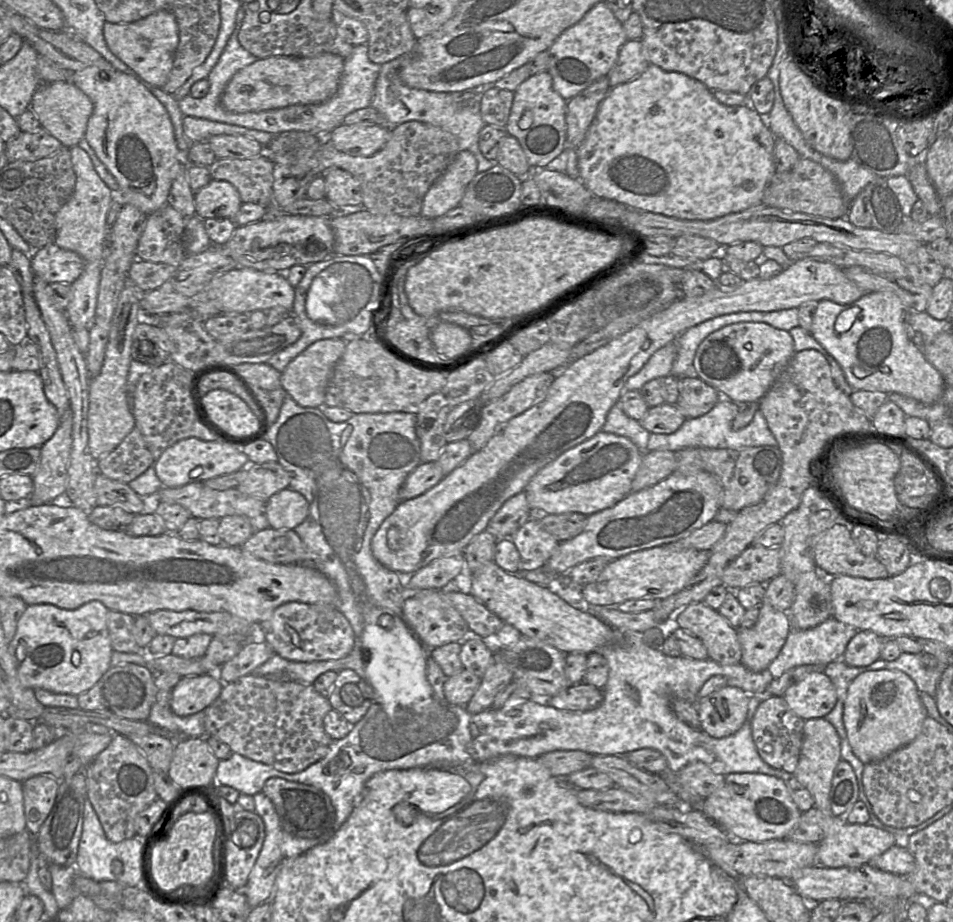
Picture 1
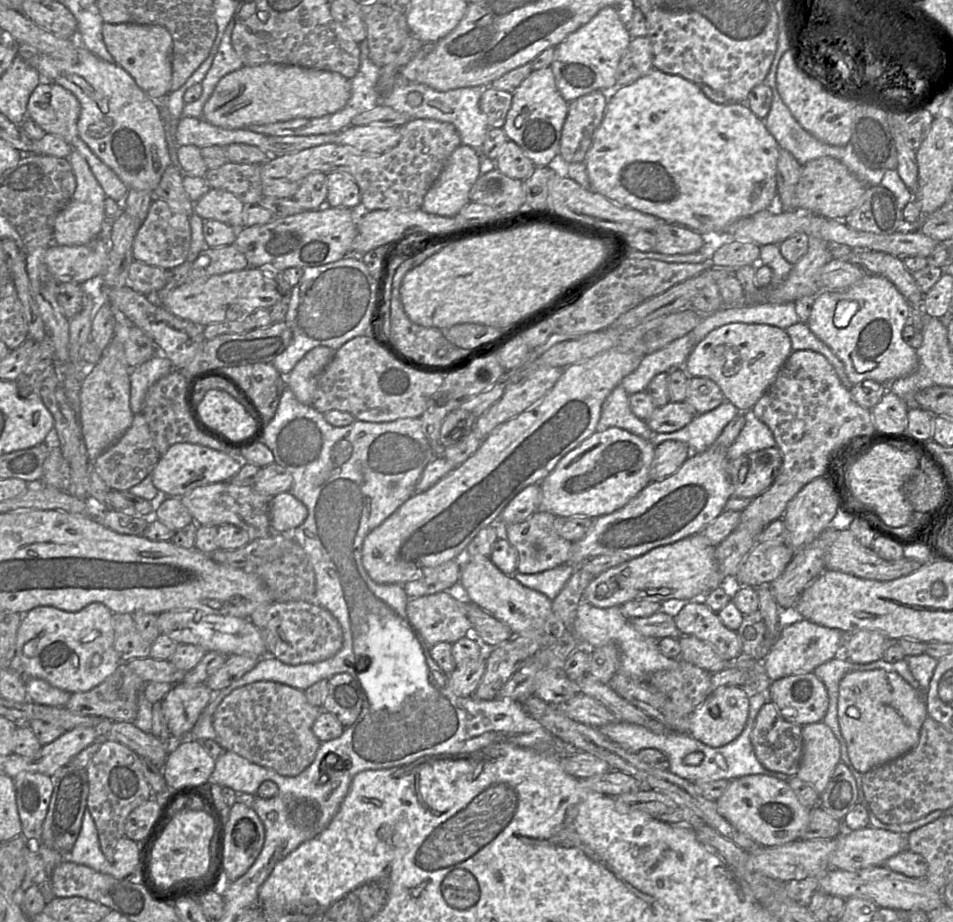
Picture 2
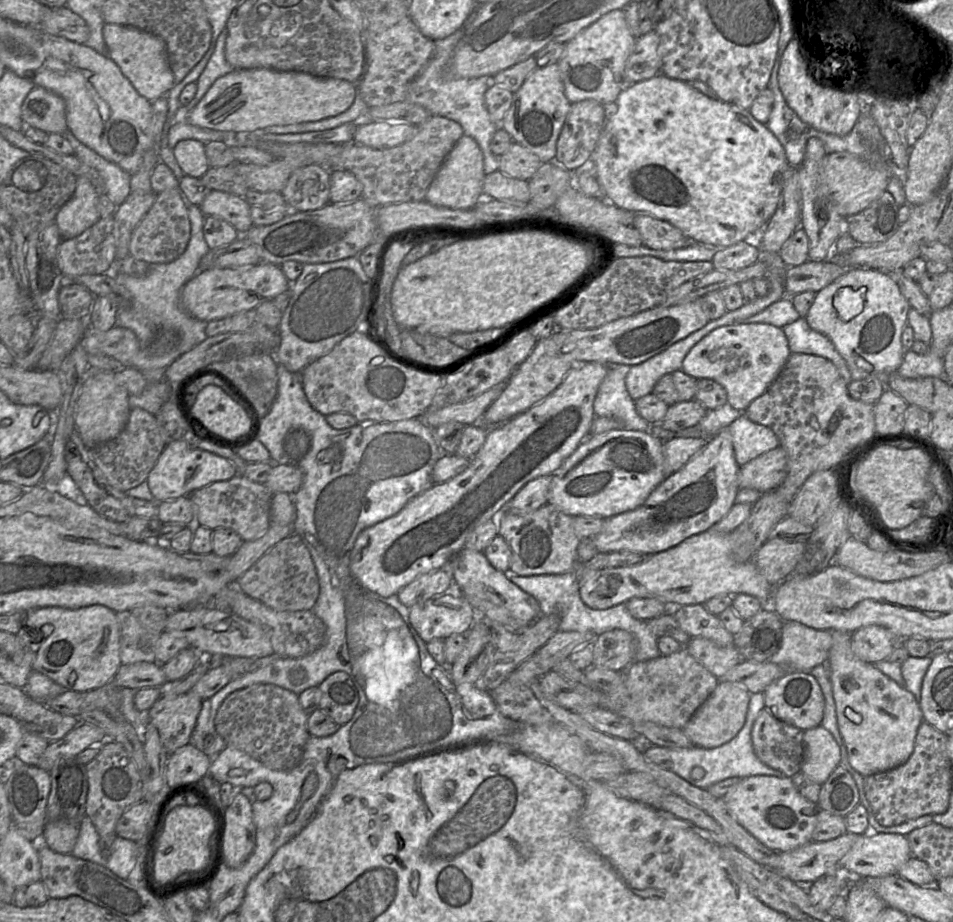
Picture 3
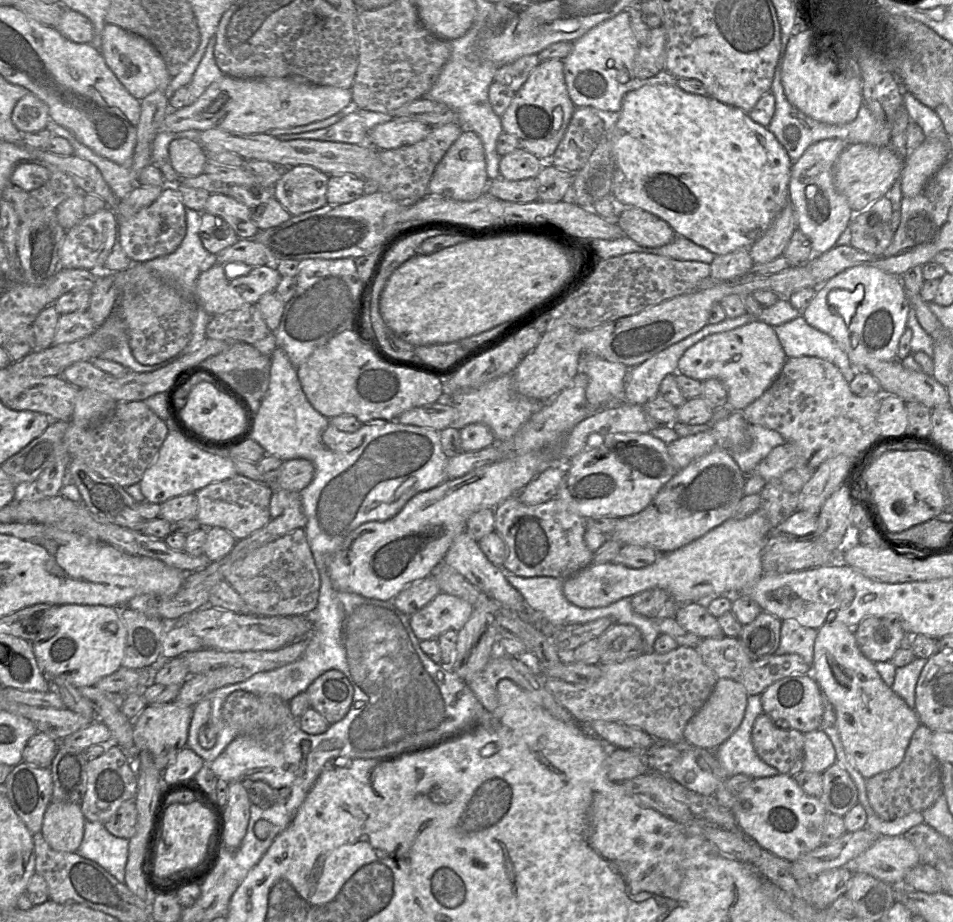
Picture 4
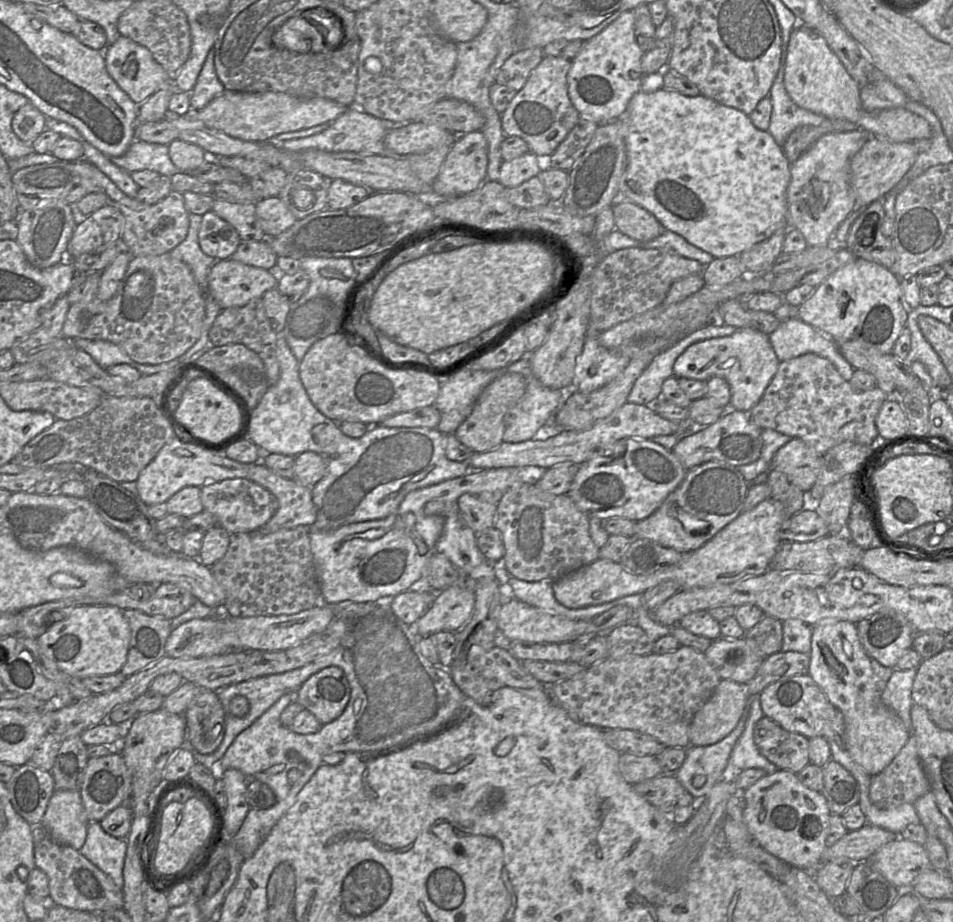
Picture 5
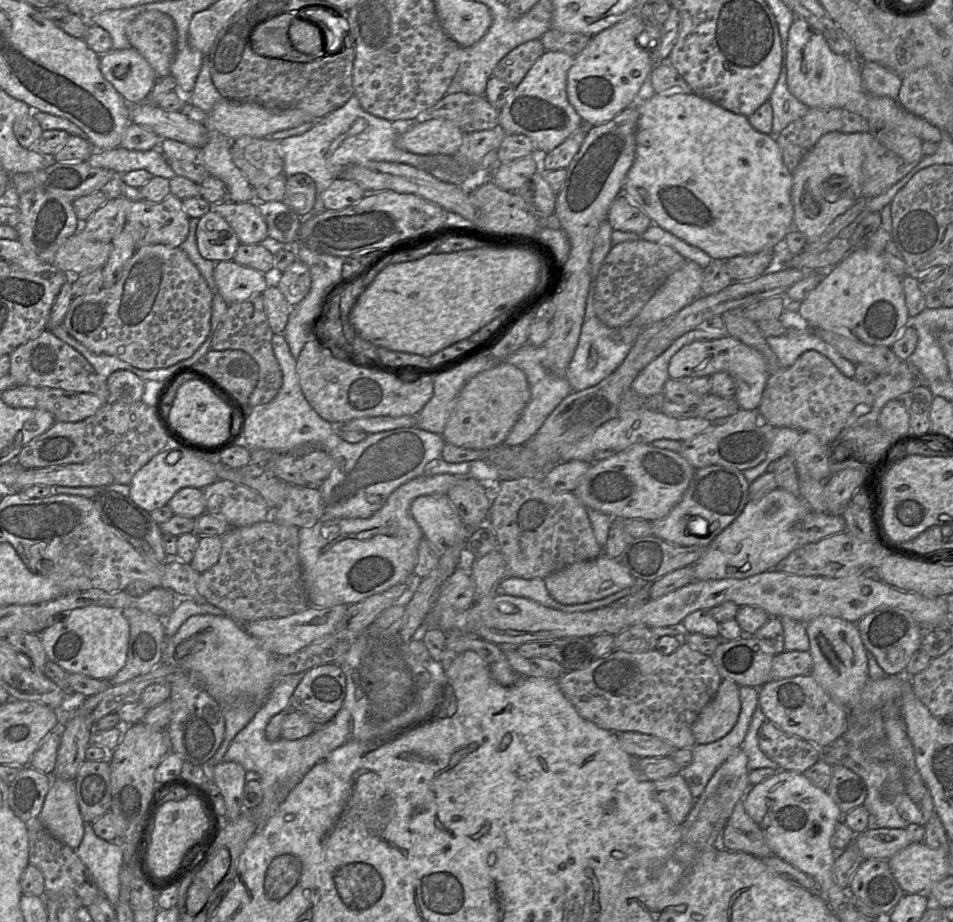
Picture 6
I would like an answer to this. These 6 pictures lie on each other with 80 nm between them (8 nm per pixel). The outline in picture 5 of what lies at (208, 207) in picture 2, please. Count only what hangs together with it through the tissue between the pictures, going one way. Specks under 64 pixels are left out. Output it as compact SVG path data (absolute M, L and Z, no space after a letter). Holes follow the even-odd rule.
M213 199L211 211L228 222L237 232L242 242L265 240L254 203L231 203L222 199Z

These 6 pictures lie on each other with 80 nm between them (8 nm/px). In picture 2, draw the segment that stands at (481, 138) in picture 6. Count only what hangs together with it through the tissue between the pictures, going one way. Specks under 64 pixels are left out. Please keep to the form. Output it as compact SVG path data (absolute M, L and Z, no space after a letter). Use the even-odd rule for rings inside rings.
M461 144L425 194L421 209L429 214L455 216L470 201L469 192L480 175L480 160L475 150Z

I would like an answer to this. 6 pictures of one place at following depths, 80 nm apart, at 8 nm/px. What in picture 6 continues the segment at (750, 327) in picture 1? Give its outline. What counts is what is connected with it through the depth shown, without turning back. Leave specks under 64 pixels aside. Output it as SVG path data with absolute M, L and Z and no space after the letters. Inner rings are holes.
M729 335L716 340L699 340L684 346L671 358L668 368L669 377L674 380L680 380L688 376L710 377L717 372L726 372L735 380L737 384L735 399L740 409L758 410L763 391L769 378L767 363L762 354L756 349Z

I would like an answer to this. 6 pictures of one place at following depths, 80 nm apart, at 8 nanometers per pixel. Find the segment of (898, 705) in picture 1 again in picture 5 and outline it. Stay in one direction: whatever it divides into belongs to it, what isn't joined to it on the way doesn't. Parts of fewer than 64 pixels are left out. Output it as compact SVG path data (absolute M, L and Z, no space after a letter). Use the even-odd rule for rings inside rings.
M826 620L812 626L808 674L843 715L845 743L851 757L870 776L875 776L891 763L911 733L900 717L882 702L880 681L870 660L855 623Z

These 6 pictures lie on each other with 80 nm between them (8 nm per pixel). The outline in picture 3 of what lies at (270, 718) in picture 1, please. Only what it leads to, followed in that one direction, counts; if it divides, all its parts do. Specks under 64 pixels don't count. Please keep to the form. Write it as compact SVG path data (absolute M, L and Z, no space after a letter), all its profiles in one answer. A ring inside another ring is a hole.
M254 684L230 693L218 708L214 724L226 746L235 747L265 766L279 771L296 767L303 756L304 746L310 737L307 714L299 703L298 695L273 684Z

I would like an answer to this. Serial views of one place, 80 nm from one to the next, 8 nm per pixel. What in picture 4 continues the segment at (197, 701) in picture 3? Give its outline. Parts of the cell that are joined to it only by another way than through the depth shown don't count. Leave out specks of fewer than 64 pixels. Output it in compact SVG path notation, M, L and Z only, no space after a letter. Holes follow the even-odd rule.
M175 701L147 705L133 720L133 740L136 748L139 752L142 750L150 751L156 766L163 772L178 752L186 747L192 716L192 706L186 706Z

